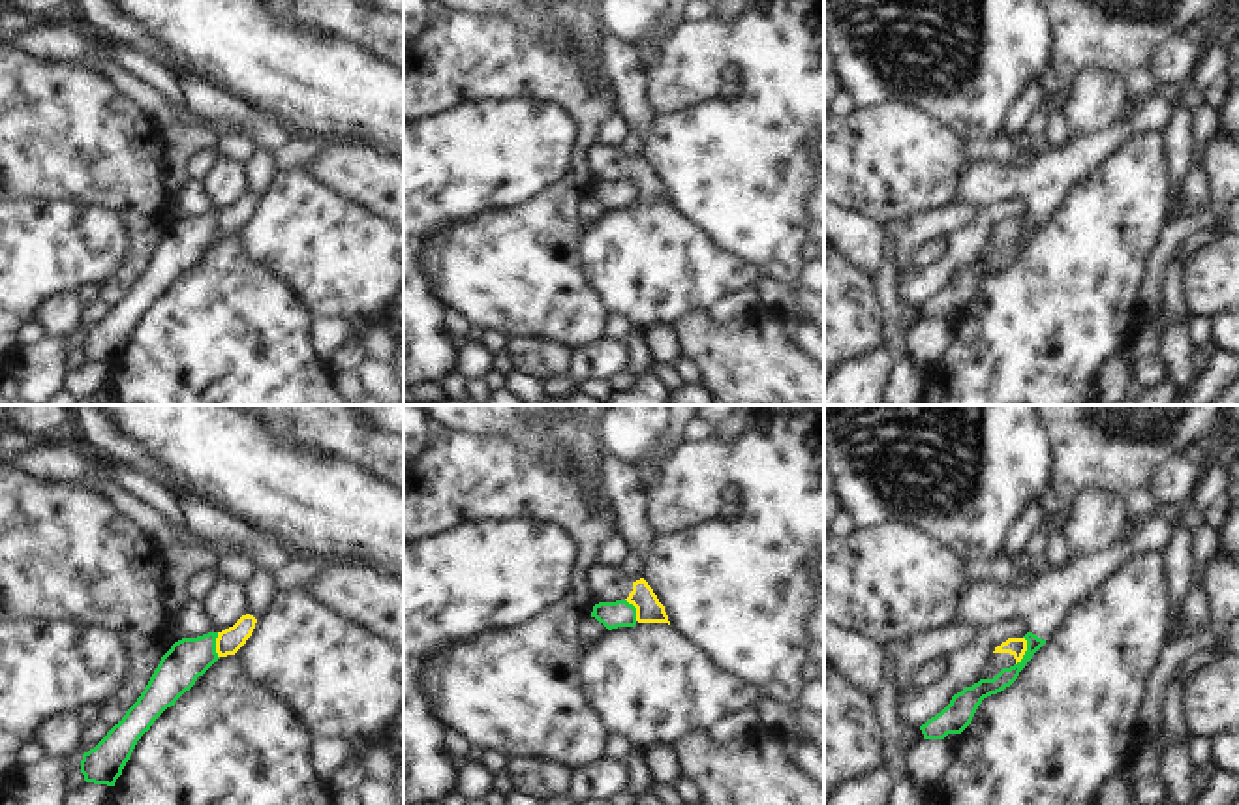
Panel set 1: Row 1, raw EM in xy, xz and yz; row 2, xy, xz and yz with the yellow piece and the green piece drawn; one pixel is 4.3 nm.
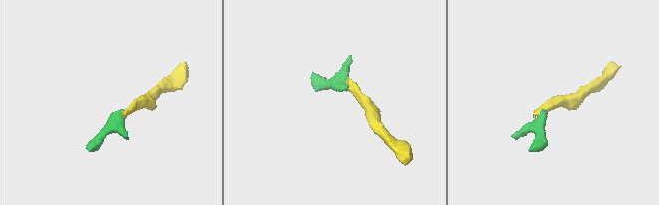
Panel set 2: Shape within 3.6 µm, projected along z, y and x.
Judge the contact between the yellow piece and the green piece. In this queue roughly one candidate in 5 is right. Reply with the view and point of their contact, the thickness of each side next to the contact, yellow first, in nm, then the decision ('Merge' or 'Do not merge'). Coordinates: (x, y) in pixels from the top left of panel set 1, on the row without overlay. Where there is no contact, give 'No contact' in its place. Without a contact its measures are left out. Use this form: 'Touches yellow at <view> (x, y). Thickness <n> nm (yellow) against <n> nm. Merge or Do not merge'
Touches yellow at yz (1024, 231). Thickness 80 nm (yellow) against 80 nm. Do not merge.

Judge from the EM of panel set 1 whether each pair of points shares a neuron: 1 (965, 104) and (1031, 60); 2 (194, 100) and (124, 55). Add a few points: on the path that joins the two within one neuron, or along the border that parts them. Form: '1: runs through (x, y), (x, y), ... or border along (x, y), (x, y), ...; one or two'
1: runs through (982, 87), (1009, 60), (1014, 60); one
2: border along (173, 77), (184, 106); two

